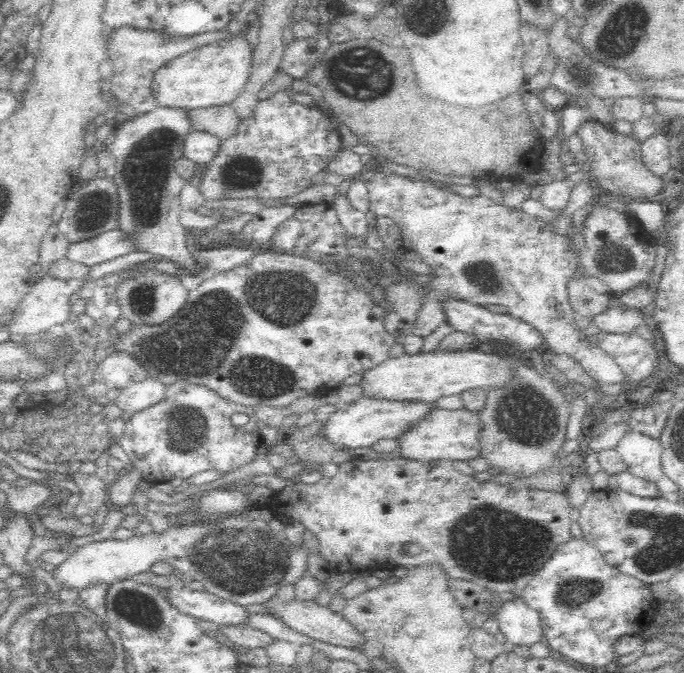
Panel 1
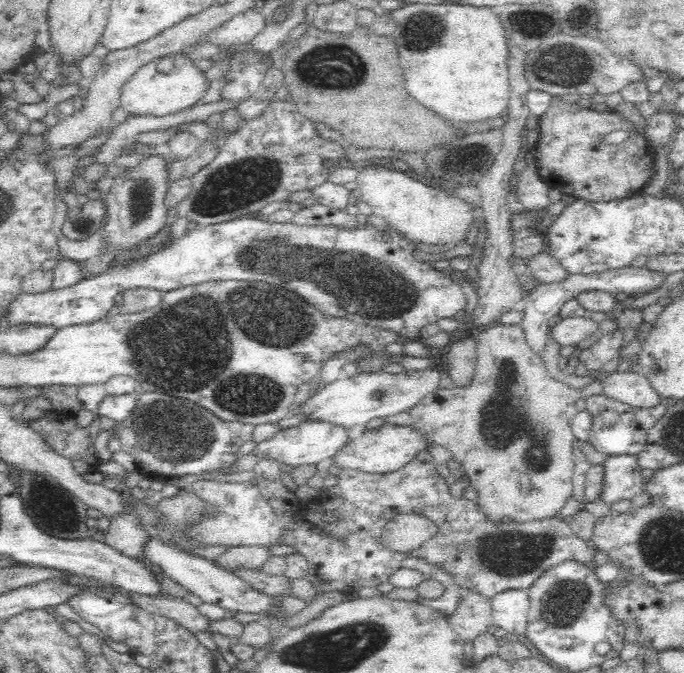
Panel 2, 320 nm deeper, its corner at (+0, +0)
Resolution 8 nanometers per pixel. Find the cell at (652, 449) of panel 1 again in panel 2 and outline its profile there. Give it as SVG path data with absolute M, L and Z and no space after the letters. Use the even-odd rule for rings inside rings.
M637 455L609 456L602 465L605 468L602 496L606 503L631 499L646 490L648 479L642 476Z

